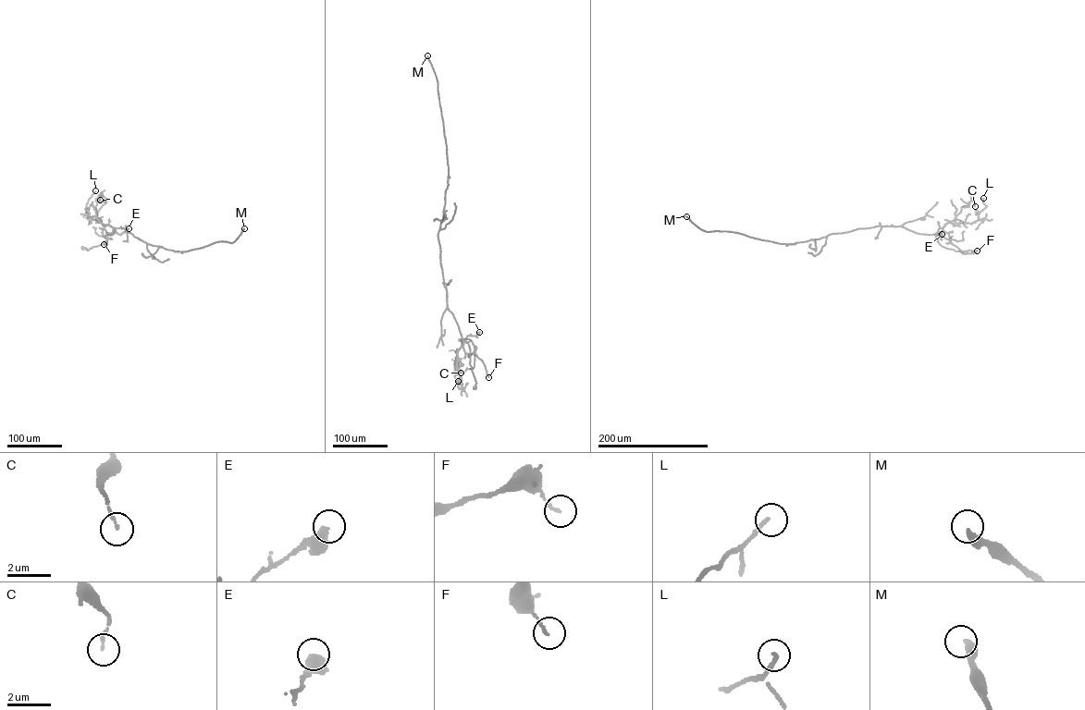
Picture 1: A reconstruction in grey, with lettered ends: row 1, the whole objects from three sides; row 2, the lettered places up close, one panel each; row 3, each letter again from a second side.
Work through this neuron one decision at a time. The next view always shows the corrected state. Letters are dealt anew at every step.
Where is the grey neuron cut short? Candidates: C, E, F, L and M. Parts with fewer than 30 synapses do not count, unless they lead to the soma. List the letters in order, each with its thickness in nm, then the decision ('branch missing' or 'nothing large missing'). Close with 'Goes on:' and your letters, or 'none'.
C: 120 nm thick; nothing large missing
E: 550 nm thick; nothing large missing
F: 120 nm thick; nothing large missing
L: 180 nm thick; nothing large missing
M: 360 nm thick; branch missing
Goes on: M

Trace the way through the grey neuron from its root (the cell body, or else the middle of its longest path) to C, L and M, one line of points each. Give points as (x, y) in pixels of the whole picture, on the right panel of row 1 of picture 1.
C: (974, 251), (964, 253), (945, 248), (936, 237), (961, 207), (971, 200), (975, 206)
L: (974, 251), (964, 253), (945, 248), (936, 237), (952, 221), (970, 223), (978, 220), (986, 206), (983, 198)
M: (974, 251), (946, 248), (937, 234), (900, 226), (786, 244), (707, 231), (686, 216)

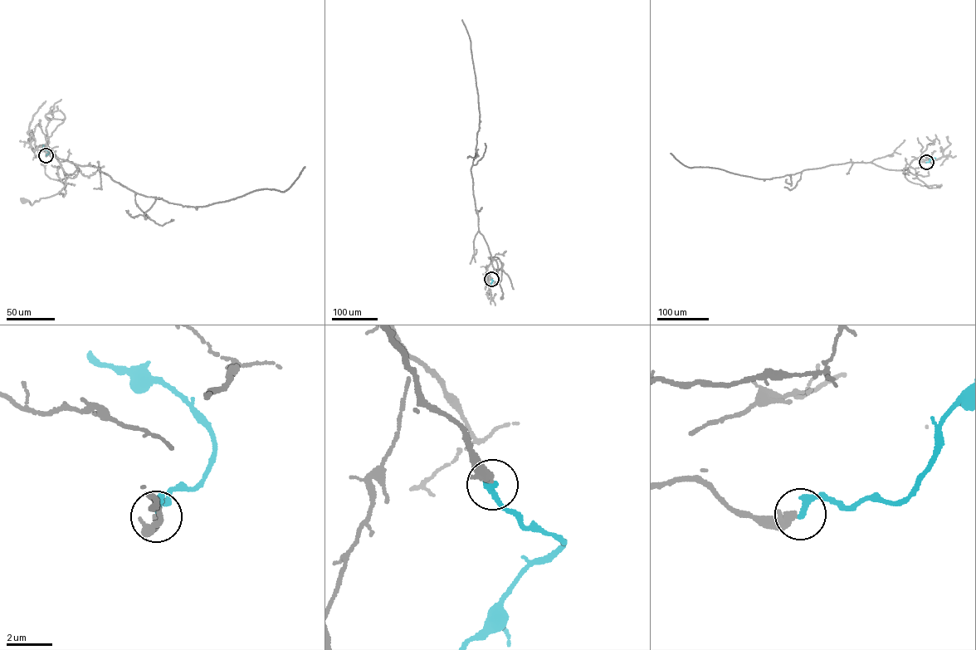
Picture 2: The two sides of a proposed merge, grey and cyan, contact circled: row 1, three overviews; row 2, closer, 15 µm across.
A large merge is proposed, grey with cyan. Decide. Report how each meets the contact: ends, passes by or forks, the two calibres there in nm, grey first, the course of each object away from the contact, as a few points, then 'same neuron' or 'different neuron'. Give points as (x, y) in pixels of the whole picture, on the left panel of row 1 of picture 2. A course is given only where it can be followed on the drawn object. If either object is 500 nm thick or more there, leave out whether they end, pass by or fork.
grey ends; cyan ends; calibres 320 and 300 nm; course grey (46, 155), (46, 152), (53, 151), (64, 171), (65, 185), (57, 193), (41, 197), (31, 204), (23, 200); course cyan (46, 155), (48, 152), (42, 148), (43, 145); same neuron

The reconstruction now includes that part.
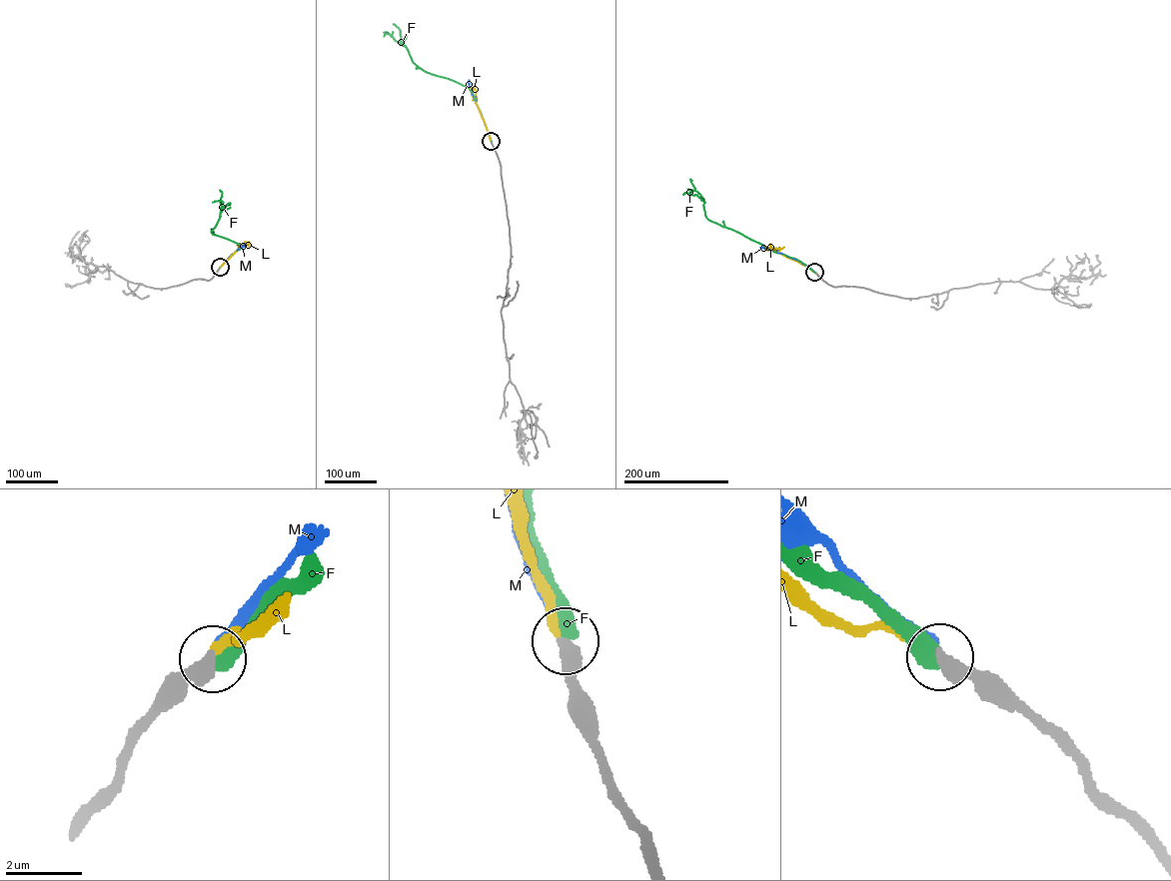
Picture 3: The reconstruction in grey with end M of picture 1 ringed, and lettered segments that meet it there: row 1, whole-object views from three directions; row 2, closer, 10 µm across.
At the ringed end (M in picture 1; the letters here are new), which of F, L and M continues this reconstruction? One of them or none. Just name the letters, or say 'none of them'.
L

